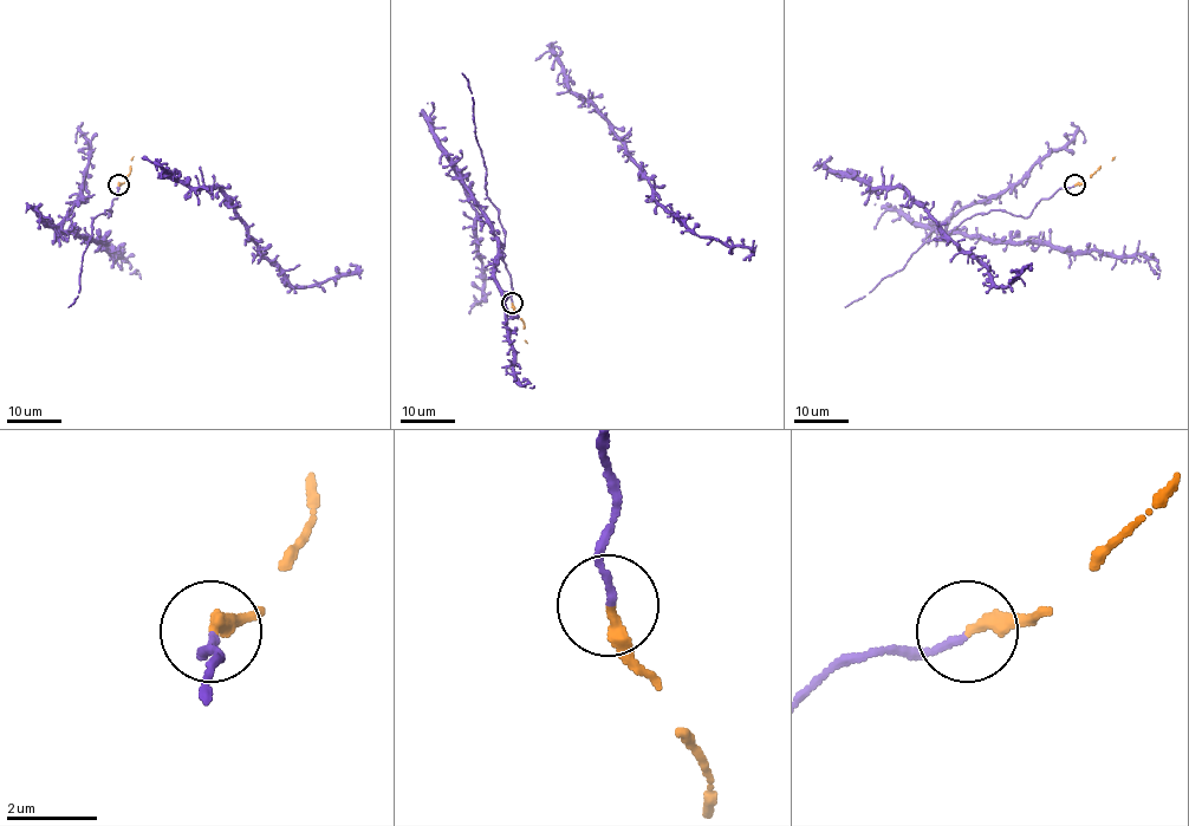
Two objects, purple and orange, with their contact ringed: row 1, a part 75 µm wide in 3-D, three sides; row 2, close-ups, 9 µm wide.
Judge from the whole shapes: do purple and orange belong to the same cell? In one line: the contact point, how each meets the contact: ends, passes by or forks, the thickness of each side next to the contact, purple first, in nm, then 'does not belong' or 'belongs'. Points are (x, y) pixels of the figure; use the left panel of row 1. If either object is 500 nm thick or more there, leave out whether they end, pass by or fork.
place (118, 184); purple ends; orange ends; calibres 150 and 280 nm; belongs

